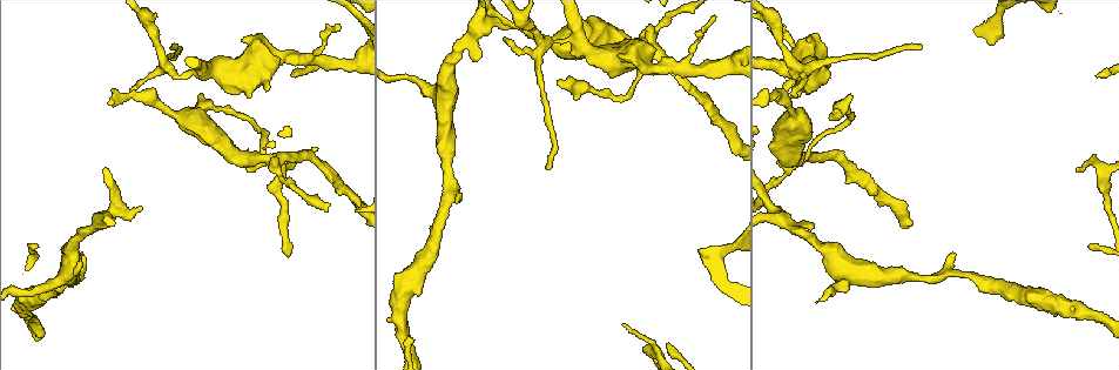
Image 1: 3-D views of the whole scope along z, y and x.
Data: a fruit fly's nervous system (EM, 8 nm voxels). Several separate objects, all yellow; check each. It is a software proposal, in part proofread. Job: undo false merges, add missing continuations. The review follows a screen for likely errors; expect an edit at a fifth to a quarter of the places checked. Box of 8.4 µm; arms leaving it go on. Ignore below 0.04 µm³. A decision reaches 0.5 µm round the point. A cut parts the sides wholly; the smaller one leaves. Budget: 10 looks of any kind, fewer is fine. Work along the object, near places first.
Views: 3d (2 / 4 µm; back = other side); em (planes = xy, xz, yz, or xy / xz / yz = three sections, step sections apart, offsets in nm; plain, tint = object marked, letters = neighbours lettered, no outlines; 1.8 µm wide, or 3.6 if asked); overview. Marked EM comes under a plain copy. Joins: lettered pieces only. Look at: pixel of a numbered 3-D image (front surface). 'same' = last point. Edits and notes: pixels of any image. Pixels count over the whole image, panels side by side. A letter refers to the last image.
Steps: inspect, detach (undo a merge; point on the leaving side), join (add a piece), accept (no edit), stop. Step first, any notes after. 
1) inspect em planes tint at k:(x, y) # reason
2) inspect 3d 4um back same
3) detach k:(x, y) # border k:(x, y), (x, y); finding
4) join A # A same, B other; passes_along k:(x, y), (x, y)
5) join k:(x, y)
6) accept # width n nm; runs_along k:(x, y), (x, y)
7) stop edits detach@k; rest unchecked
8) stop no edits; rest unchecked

inspect 3d 4um at 1:(40, 285) # sudden change in width

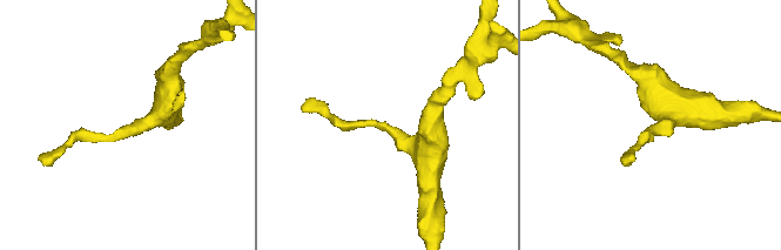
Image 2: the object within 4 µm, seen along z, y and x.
inspect em planes letters at 2:(126, 131)

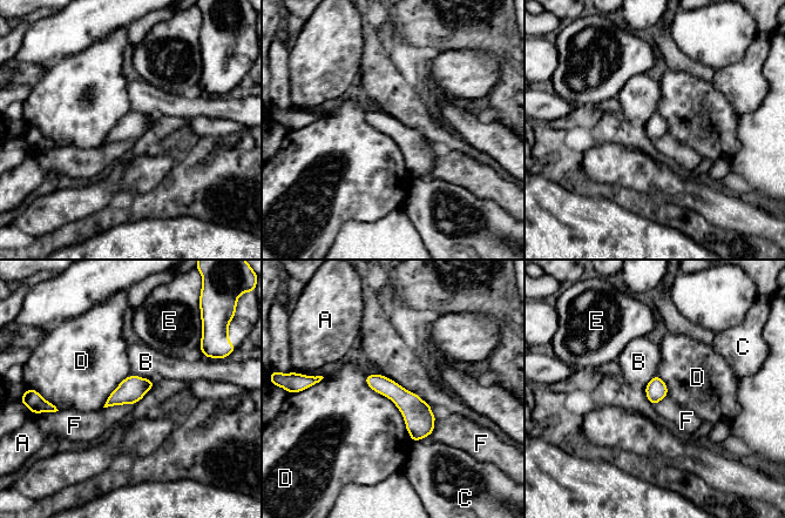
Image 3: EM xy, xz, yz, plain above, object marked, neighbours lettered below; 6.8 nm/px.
accept # A other, B other, C other, D other, E other, F other; border 3:(366, 375), (412, 441); one cell here

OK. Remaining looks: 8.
inspect 3d 2um at 1:(268, 158) # small branch off a trunk

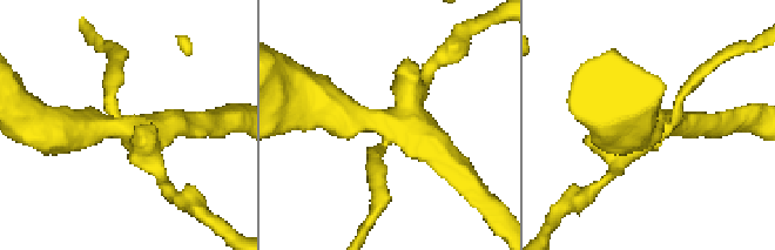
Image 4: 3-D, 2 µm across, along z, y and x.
inspect em planes letters at 4:(124, 128) # arms 4; now the EM

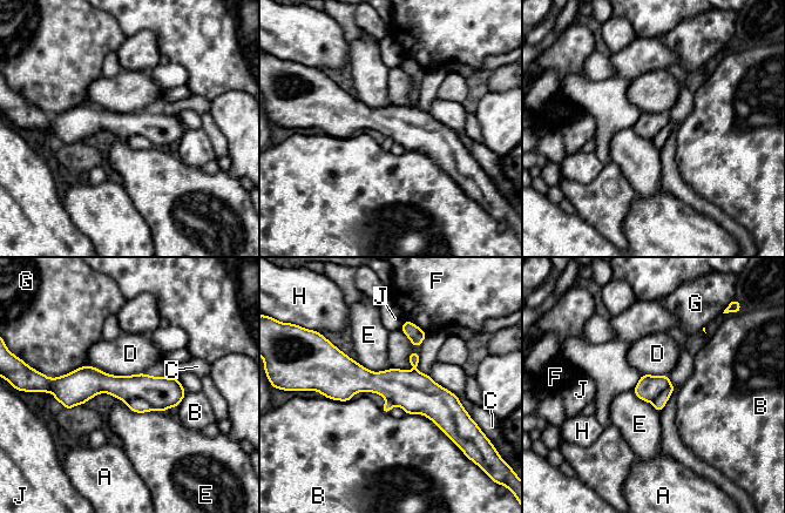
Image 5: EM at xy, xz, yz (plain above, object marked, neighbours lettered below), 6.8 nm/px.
detach 5:(136, 405) # A other, B other, C other, D other, E other, F other, G other, H other, J other; border 5:(124, 402), (142, 398), (154, 410); a second cell is stuck on

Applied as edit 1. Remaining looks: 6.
inspect overview

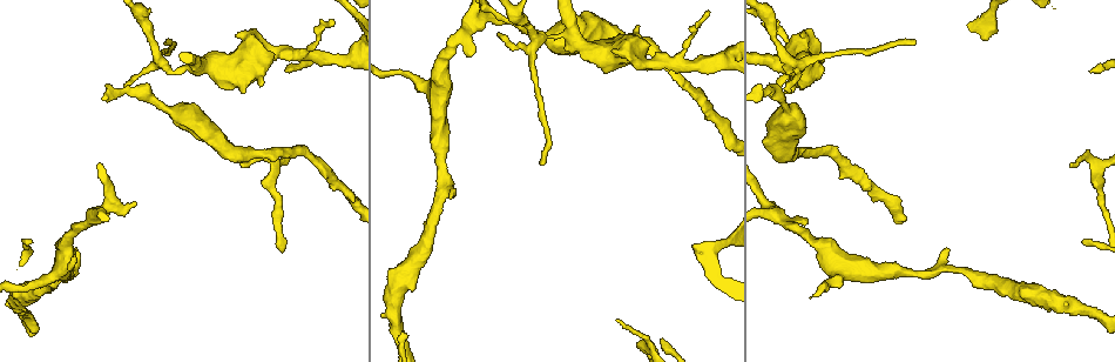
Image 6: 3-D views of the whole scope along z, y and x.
inspect 3d 4um at 6:(263, 58) # arms part here

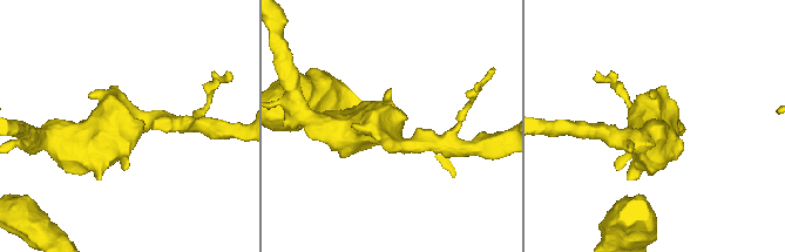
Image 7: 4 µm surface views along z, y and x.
inspect em 3.6um planes letters at 7:(392, 135) # now the EM

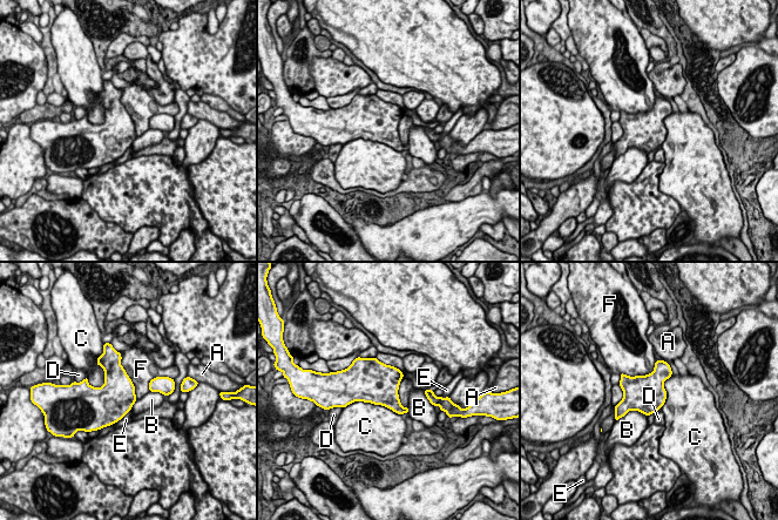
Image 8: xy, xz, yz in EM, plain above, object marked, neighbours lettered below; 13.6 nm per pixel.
accept # longest_contact C 700 nm; A other, B other, C other, D other, E other, F other; border 8:(120, 353), (121, 365), (137, 398); all the same cell

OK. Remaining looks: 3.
stop edits detach@5; rest unchecked

